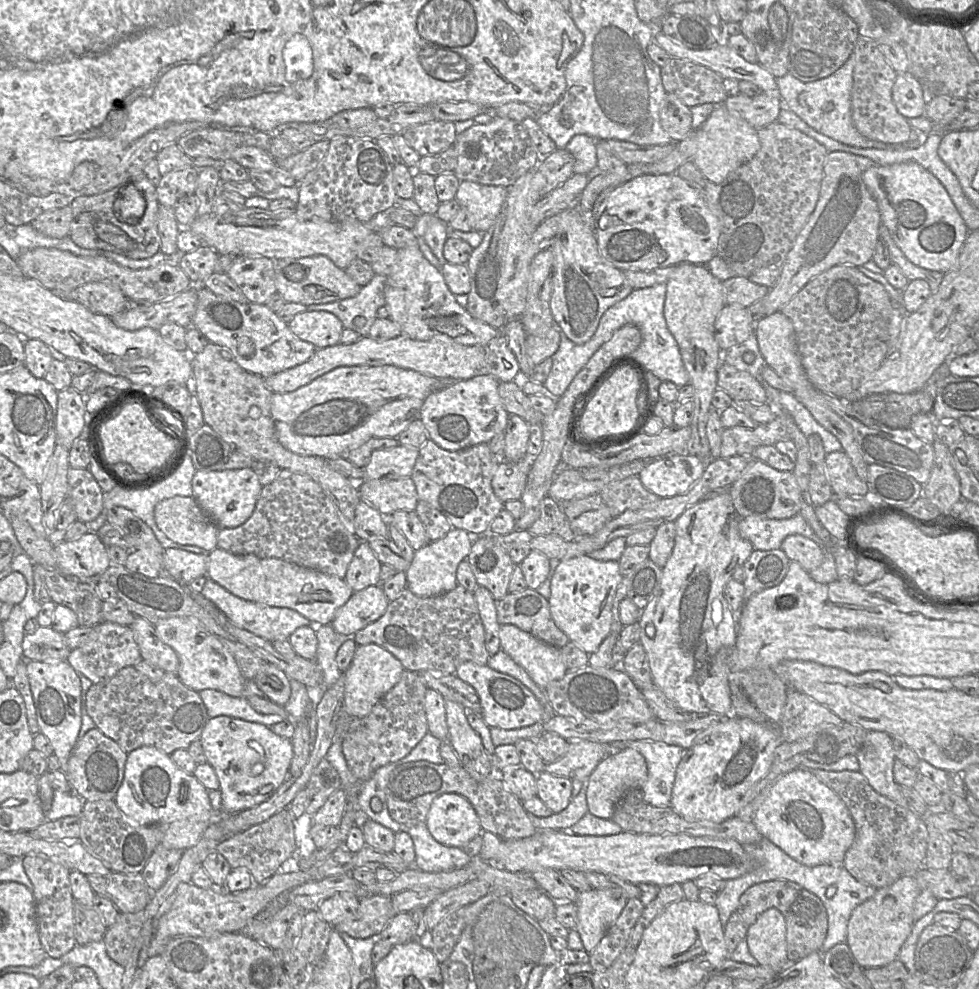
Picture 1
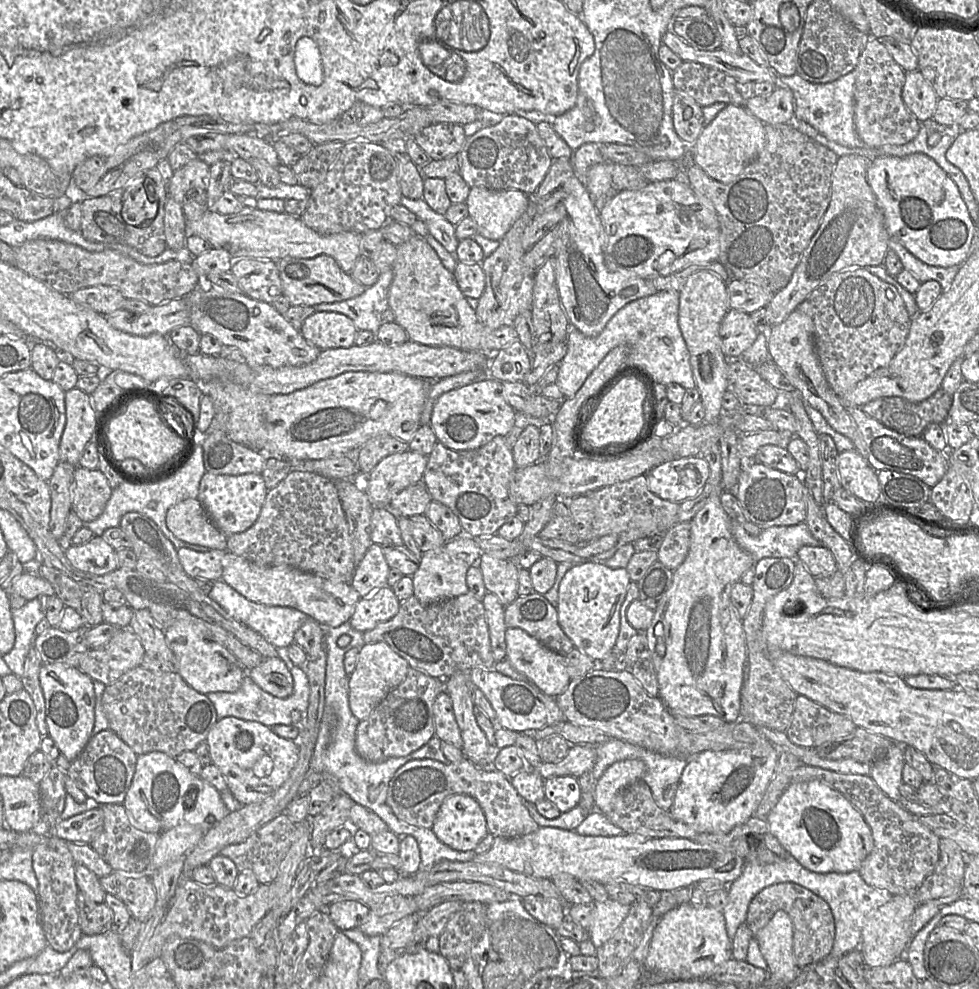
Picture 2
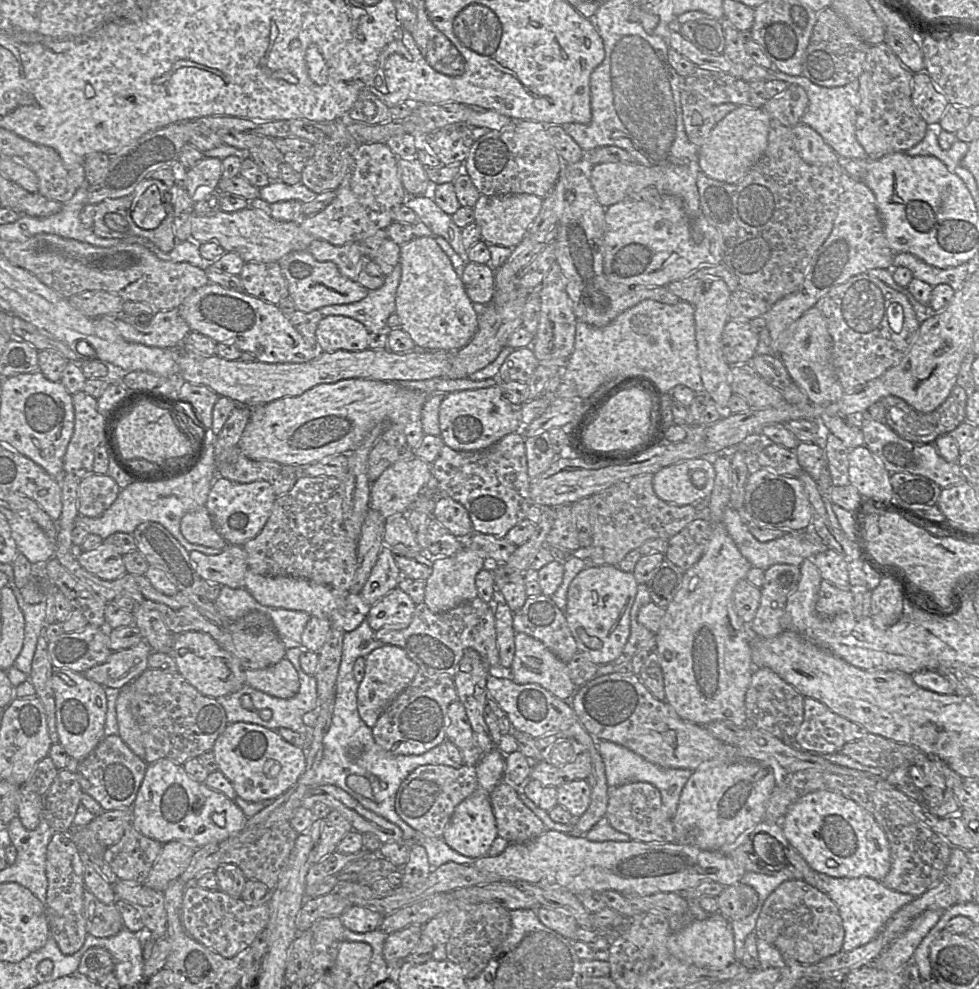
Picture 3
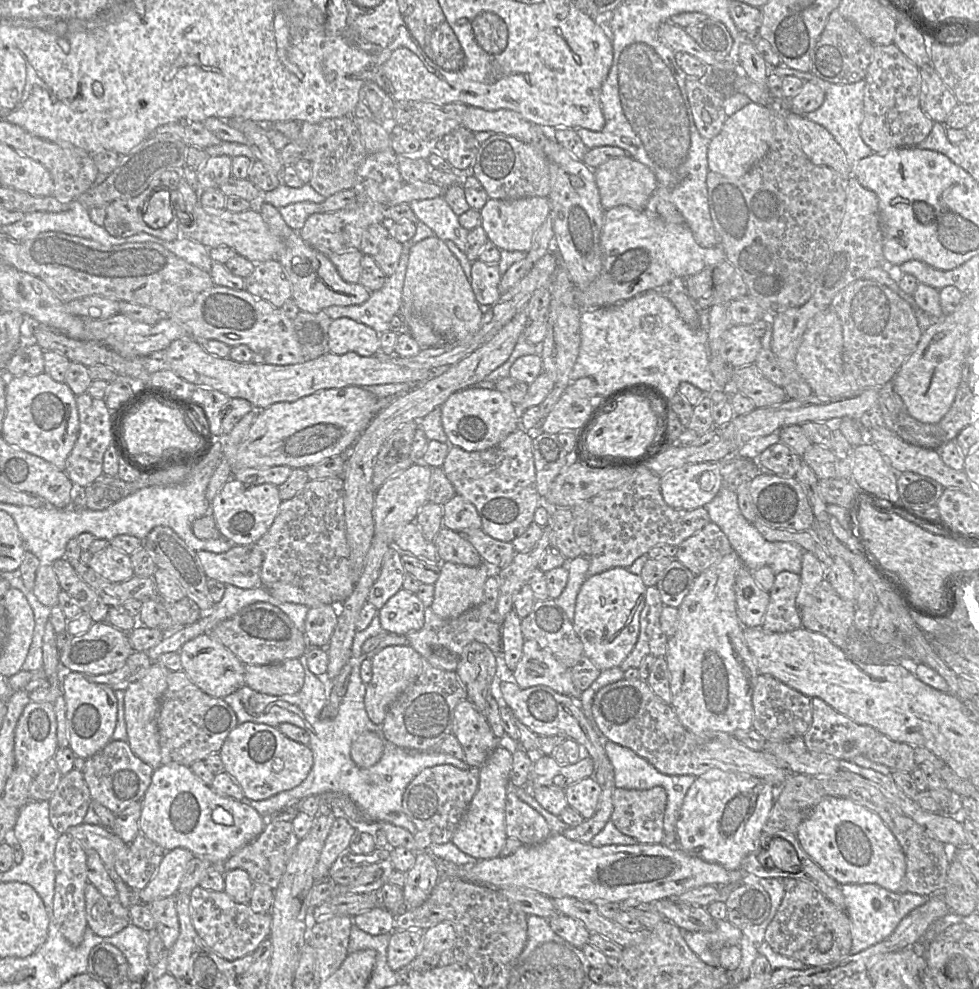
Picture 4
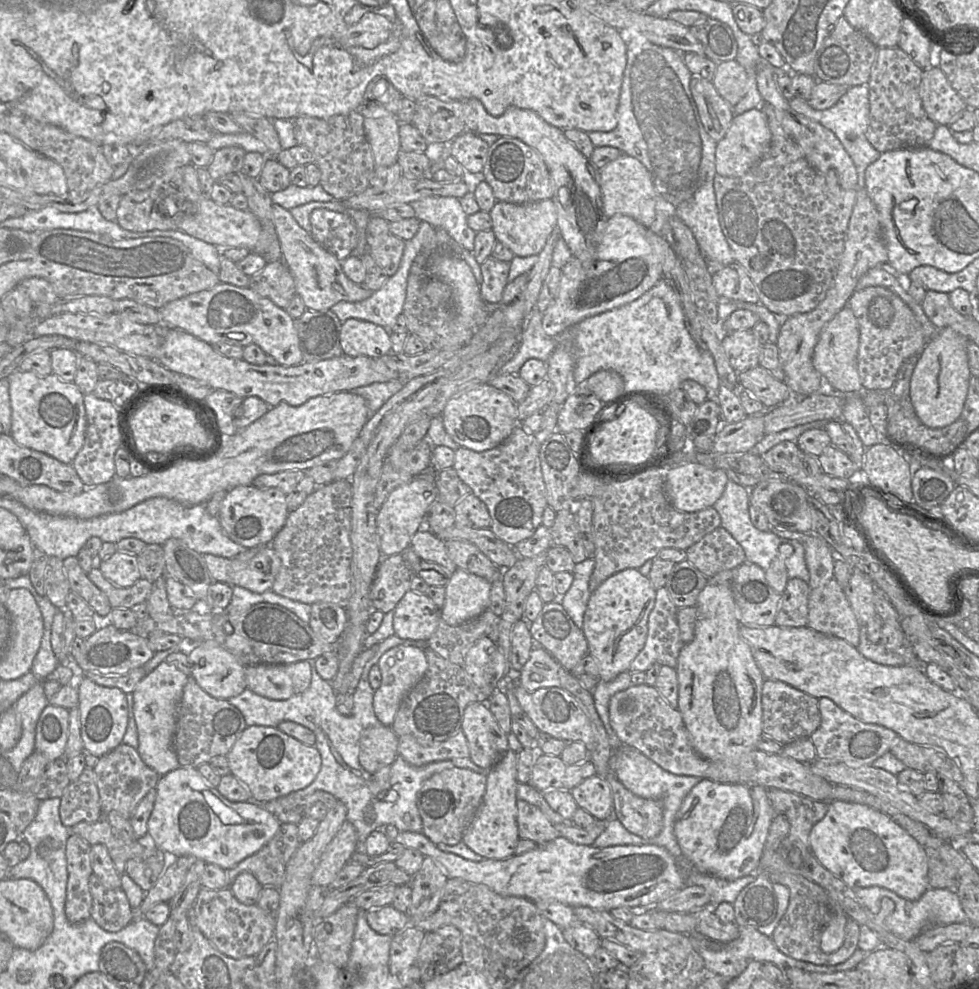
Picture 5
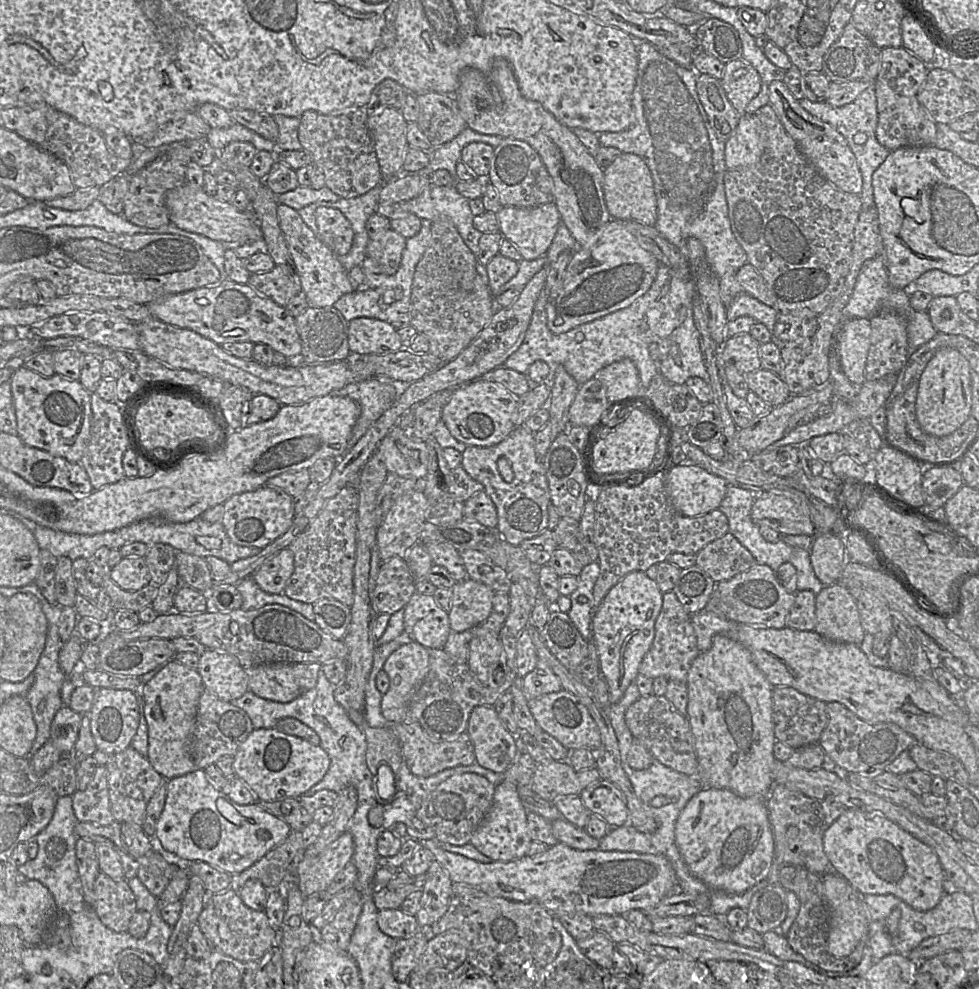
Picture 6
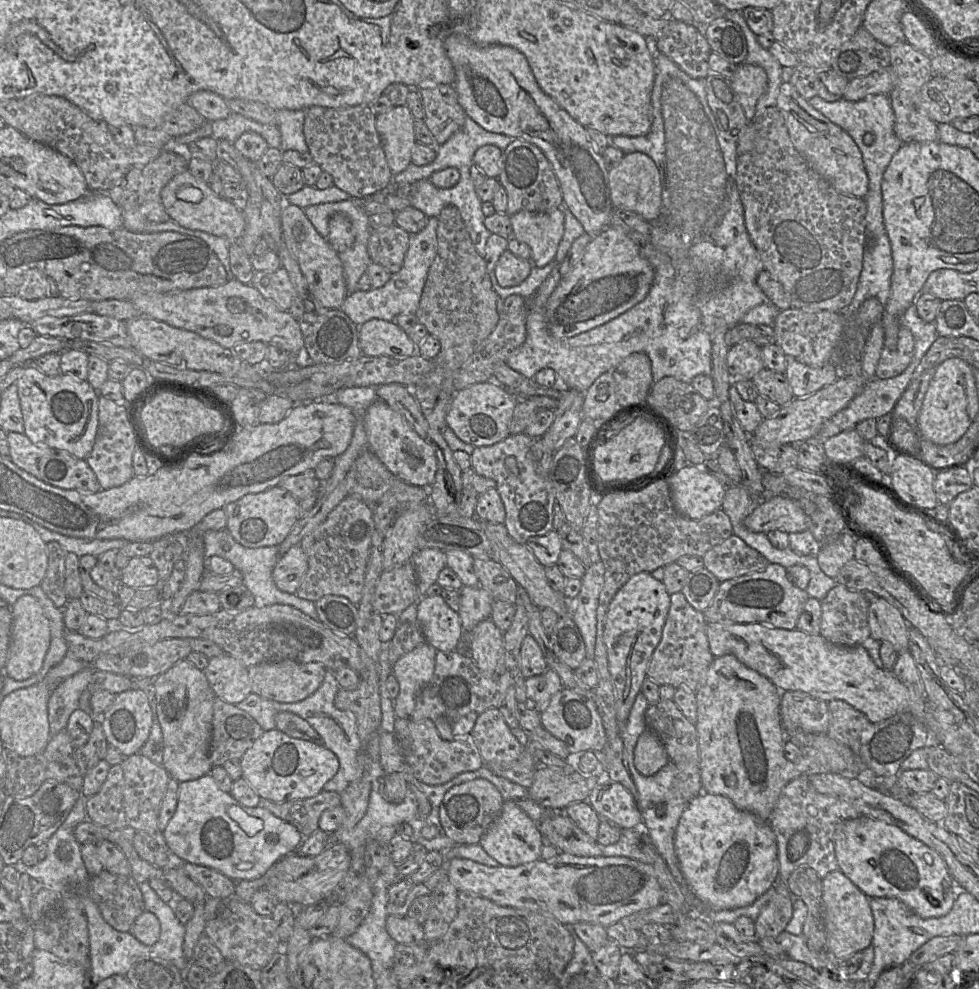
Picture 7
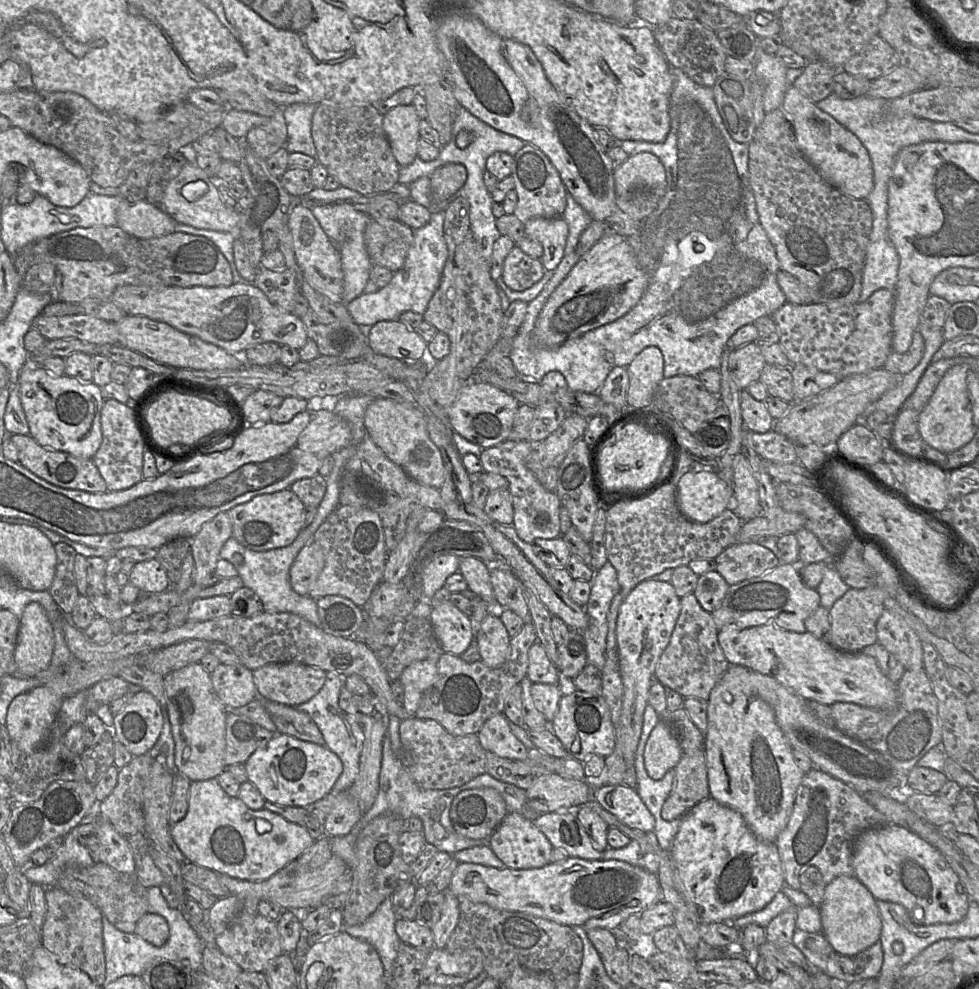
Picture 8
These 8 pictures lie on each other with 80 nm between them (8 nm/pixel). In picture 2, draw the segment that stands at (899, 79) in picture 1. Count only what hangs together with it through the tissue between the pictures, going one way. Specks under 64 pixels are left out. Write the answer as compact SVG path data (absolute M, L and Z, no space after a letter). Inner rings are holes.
M915 70L906 72L902 99L916 118L923 122L932 118L939 97L922 73Z

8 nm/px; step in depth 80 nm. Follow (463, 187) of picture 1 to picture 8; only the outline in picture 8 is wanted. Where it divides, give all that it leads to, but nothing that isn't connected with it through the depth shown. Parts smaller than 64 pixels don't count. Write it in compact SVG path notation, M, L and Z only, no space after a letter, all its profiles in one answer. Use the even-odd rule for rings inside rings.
M563 217L533 218L524 223L527 238L542 245L540 258L545 271L555 271L565 256L568 225Z

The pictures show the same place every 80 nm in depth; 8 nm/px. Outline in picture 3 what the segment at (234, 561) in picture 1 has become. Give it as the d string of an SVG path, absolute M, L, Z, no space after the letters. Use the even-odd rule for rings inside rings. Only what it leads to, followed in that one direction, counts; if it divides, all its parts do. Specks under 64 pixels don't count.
M247 571L244 587L263 606L304 611L310 616L327 618L332 628L345 632L355 630L366 619L371 605L360 594L344 593L301 578L267 577Z

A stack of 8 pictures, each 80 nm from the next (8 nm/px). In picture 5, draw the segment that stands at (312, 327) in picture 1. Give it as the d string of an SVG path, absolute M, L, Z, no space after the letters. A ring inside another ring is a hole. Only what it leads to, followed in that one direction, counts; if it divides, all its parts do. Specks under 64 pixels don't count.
M349 318L339 333L343 354L378 358L392 351L390 330L369 321Z

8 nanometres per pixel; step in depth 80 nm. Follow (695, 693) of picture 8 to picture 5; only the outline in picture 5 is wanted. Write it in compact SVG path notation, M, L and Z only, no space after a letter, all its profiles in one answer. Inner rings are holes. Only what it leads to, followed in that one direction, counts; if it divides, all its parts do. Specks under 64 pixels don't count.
M663 587L656 590L655 605L648 618L648 633L644 647L631 662L628 672L646 672L652 665L676 668L685 642L677 621L678 608Z

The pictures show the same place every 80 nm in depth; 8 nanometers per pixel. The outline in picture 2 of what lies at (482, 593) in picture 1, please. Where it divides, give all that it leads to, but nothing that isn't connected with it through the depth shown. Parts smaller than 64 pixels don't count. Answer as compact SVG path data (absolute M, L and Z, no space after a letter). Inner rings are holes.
M488 592L482 598L485 609L486 621L489 630L490 644L495 661L501 661L507 658L505 631L504 608L498 597Z

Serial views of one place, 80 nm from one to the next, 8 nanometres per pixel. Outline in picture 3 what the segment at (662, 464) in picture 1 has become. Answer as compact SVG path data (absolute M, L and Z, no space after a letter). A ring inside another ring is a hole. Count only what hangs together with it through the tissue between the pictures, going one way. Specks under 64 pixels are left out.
M700 457L667 466L653 475L653 489L661 500L679 506L703 505L715 482L711 457Z

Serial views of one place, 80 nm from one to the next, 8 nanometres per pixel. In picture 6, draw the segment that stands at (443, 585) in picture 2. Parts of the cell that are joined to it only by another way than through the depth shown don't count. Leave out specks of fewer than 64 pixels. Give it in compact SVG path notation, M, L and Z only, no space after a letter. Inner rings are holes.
M469 578L457 581L451 592L448 615L452 631L463 632L490 616L495 592L487 585Z

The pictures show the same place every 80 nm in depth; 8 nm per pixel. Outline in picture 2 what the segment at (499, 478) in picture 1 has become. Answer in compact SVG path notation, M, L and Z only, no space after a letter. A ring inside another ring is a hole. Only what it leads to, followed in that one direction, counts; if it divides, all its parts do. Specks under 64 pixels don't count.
M663 449L635 450L631 454L615 459L591 459L569 456L563 459L541 459L533 465L517 468L509 485L509 494L517 504L531 506L545 498L569 500L591 493L602 487L626 481L639 475L646 475L654 467L674 459Z

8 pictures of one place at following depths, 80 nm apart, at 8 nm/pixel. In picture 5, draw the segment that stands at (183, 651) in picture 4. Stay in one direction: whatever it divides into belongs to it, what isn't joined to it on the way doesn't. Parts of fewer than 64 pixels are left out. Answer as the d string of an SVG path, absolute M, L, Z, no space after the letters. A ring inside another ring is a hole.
M196 642L188 648L190 677L209 695L227 700L246 688L244 666L227 649L212 642Z

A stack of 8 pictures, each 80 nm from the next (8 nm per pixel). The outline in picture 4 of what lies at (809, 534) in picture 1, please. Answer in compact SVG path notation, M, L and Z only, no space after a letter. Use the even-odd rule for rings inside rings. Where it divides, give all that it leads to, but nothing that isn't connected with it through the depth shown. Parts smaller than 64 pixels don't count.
M721 488L715 498L704 507L708 511L711 522L718 525L728 537L734 551L738 554L746 569L754 571L768 566L775 574L781 571L789 571L800 575L802 557L806 550L795 542L767 541L741 513L735 490Z

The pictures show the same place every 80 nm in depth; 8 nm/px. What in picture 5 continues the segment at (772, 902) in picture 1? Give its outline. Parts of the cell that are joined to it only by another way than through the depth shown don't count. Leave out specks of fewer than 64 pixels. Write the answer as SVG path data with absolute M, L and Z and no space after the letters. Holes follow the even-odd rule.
M786 872L767 874L772 883L786 886L790 894L787 909L771 935L775 946L782 953L797 960L822 966L841 964L854 954L858 949L860 925L851 918L846 924L844 942L837 951L825 953L820 948L822 933L834 917L834 903L820 885L797 874Z

